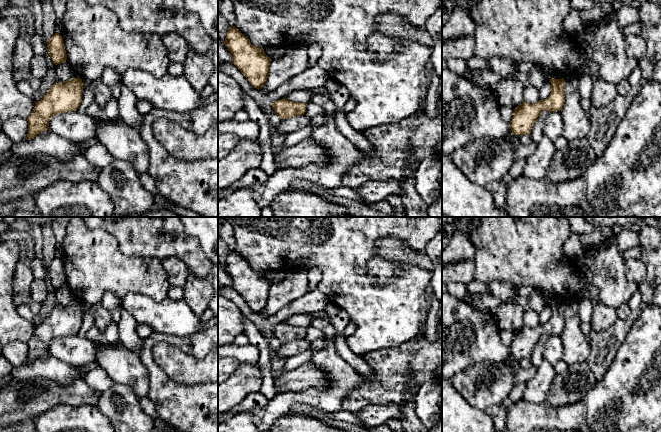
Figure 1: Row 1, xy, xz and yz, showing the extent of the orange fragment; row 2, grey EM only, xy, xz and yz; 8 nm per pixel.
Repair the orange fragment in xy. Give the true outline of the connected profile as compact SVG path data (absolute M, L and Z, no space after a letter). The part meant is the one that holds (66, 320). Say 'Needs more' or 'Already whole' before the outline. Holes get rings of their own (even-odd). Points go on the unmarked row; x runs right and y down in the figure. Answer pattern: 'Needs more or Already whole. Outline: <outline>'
Already whole. Outline: M79 301L53 308L45 320L35 326L34 334L27 342L26 363L31 364L49 354L49 345L53 339L77 335L81 328L83 312L82 303Z

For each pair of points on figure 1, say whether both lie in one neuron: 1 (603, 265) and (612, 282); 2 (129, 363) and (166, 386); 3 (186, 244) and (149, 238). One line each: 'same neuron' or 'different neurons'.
1: same neuron
2: different neurons
3: same neuron

